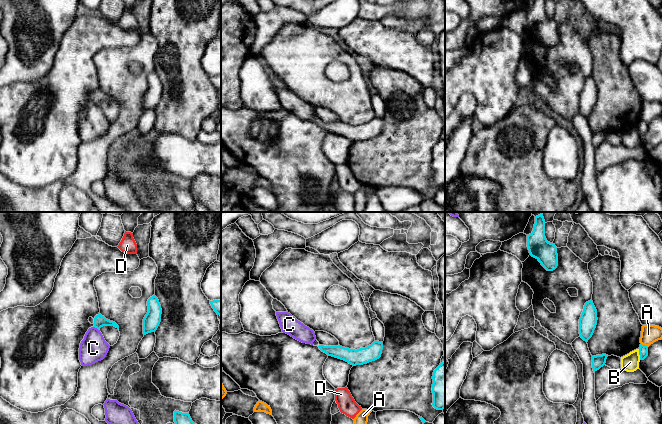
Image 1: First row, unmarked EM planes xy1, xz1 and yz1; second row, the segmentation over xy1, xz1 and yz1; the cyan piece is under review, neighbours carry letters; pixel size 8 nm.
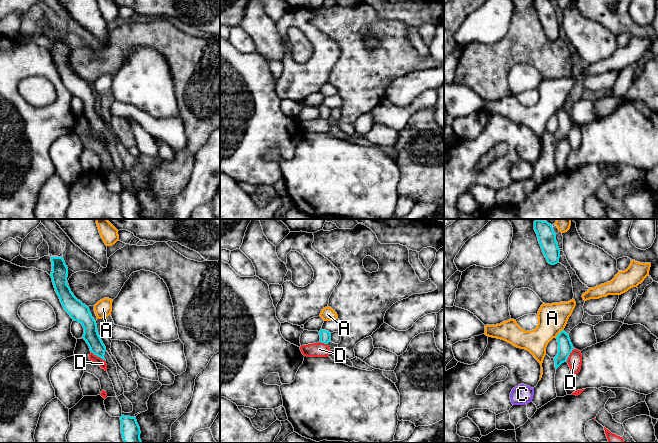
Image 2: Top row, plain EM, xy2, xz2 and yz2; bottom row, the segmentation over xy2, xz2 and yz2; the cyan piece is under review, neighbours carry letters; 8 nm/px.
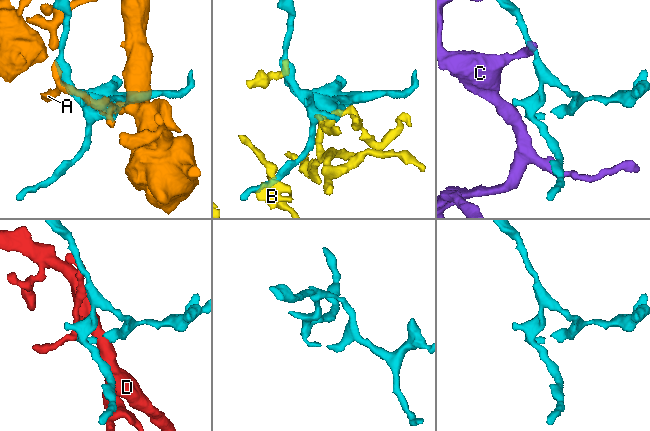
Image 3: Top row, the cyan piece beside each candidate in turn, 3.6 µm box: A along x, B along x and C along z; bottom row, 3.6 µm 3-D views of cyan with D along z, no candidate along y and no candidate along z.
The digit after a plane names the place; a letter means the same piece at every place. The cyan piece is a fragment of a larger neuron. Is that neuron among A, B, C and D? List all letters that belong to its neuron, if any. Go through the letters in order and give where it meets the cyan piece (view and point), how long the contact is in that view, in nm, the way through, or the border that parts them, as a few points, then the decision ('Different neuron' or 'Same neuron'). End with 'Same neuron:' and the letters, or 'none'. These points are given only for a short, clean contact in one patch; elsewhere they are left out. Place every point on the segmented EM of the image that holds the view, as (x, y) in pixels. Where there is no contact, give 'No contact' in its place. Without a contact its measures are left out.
A: Touches cyan at yz2 (559, 333). Shared border 90 nm. Different neuron
B: Touches cyan at yz1 (639, 354). Shared border 90 nm. Boundary: yz1 (638, 349), (640, 359). Different neuron
C: Touches cyan at xy1 (96, 327). Shared border 50 nm. Boundary: xy1 (94, 326), (98, 330). Different neuron
D: Touches cyan at xy2 (98, 356). Shared border 150 nm. Different neuron
Same neuron: none

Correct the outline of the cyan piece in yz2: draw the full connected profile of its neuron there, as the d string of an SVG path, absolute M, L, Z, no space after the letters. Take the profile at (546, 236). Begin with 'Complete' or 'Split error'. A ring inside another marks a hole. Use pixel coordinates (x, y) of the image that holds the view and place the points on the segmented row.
Complete. M535 219L534 230L547 262L551 265L559 263L560 249L552 225L547 221Z

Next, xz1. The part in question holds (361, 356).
Complete. M374 341L371 345L360 349L349 349L342 346L324 346L319 345L319 349L326 353L328 356L332 356L348 362L349 364L363 365L369 362L375 361L381 357L383 350L383 343Z

